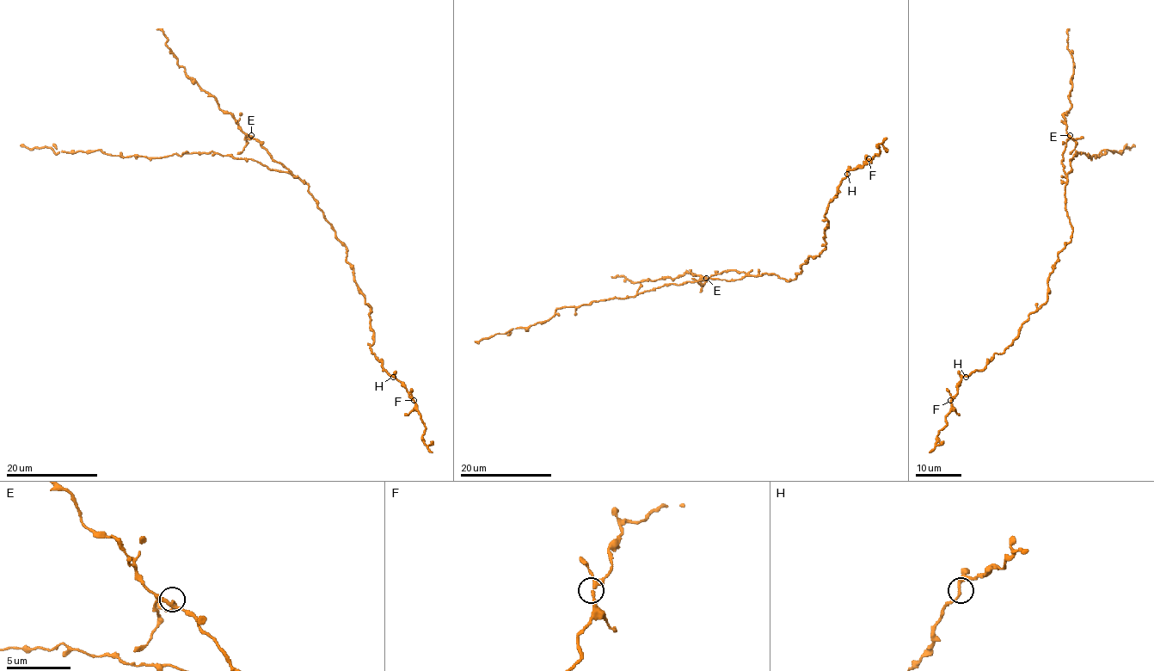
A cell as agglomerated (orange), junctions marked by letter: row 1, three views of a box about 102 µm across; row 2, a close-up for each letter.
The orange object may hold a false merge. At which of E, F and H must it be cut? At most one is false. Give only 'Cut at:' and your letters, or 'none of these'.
Cut at: none of these

